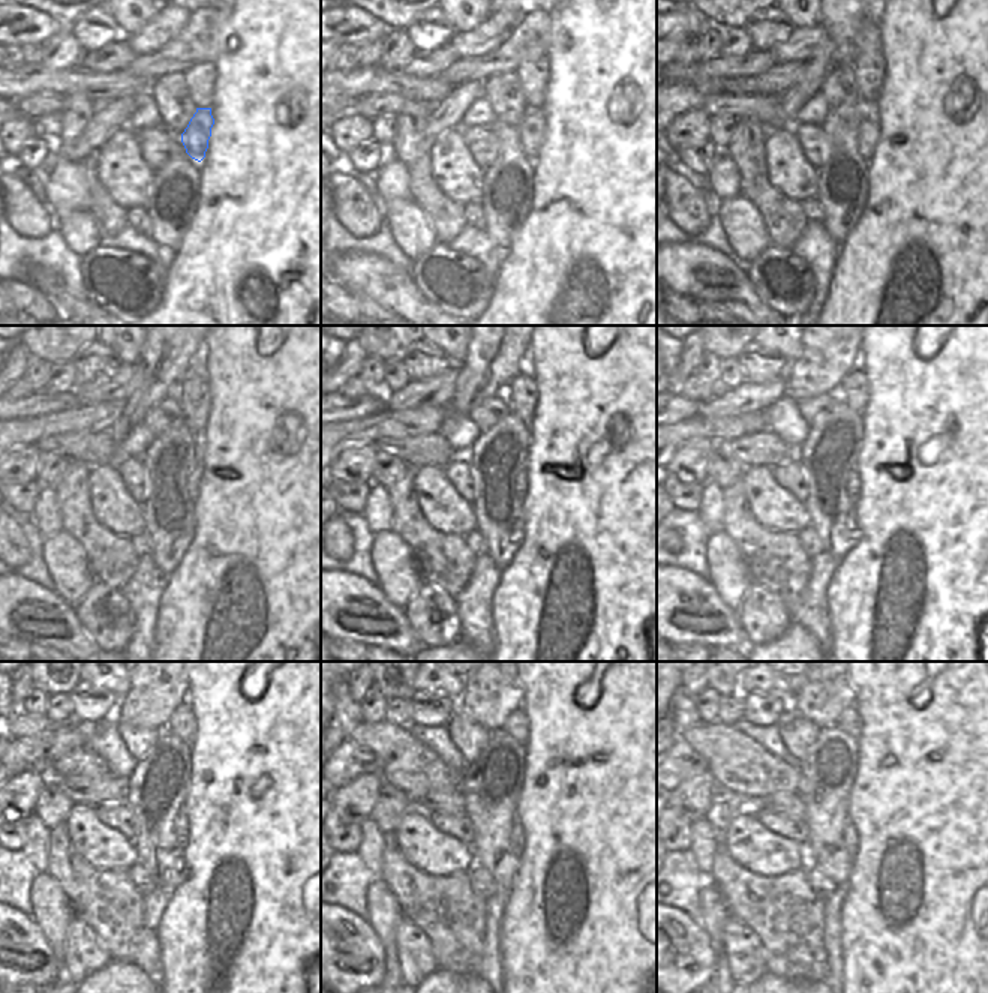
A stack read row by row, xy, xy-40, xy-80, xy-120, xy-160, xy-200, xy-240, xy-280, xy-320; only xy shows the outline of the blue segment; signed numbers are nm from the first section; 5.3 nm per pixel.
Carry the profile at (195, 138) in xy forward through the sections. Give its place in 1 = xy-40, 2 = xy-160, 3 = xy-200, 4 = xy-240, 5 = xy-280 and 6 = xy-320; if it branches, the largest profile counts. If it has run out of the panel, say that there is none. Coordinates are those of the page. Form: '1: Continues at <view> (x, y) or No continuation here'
1: Continues at xy-40 (532, 125)
2: Continues at xy-160 (520, 485)
3: Continues at xy-200 (853, 485)
4: Continues at xy-240 (180, 828)
5: Continues at xy-280 (516, 827)
6: Continues at xy-320 (850, 836).

